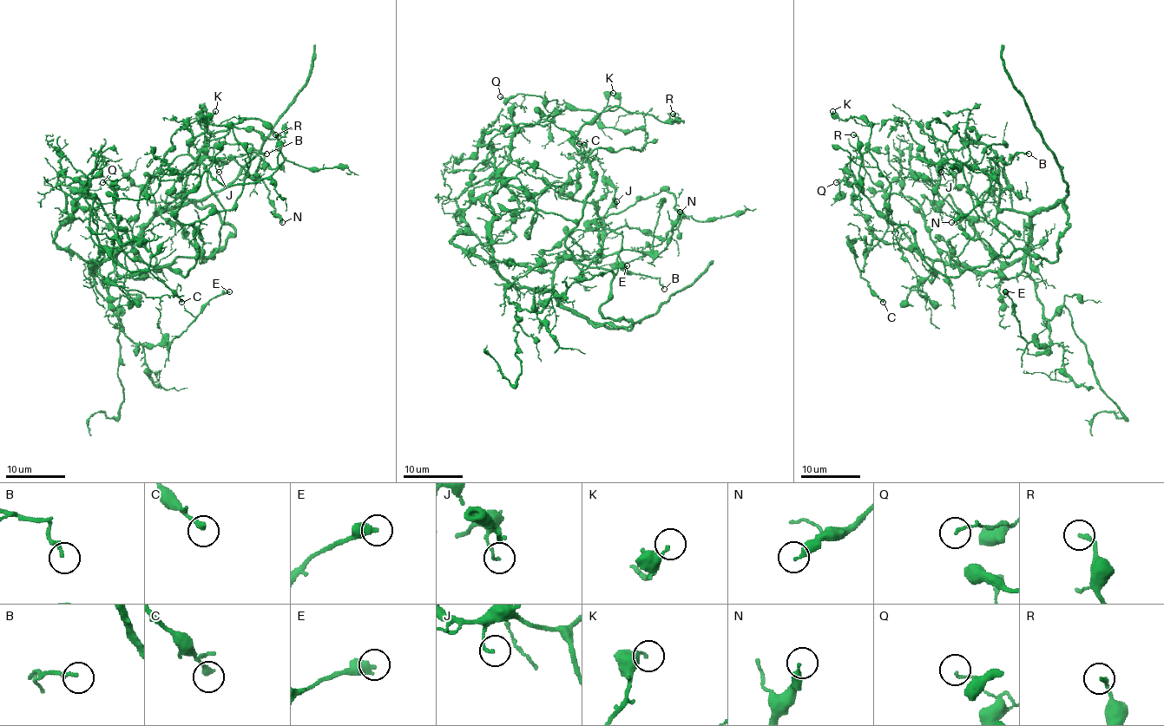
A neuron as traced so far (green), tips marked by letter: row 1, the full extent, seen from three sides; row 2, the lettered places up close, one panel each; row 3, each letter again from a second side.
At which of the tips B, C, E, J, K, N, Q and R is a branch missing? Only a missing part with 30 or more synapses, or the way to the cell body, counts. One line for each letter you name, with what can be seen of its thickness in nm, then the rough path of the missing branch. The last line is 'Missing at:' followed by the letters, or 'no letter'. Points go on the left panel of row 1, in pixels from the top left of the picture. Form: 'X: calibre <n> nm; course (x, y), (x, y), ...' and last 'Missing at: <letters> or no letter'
Missing at: no letter

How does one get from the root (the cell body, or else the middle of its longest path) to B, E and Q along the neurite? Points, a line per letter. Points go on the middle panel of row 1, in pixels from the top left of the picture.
B: (614, 274), (594, 260), (581, 274), (570, 259), (558, 256), (616, 253), (623, 268), (658, 278), (664, 289)
E: (614, 274), (594, 260), (581, 274), (560, 256), (549, 289), (505, 295), (541, 311), (627, 265)
Q: (614, 274), (582, 265), (566, 245), (576, 225), (495, 173), (489, 147), (499, 172), (516, 134), (500, 96)

